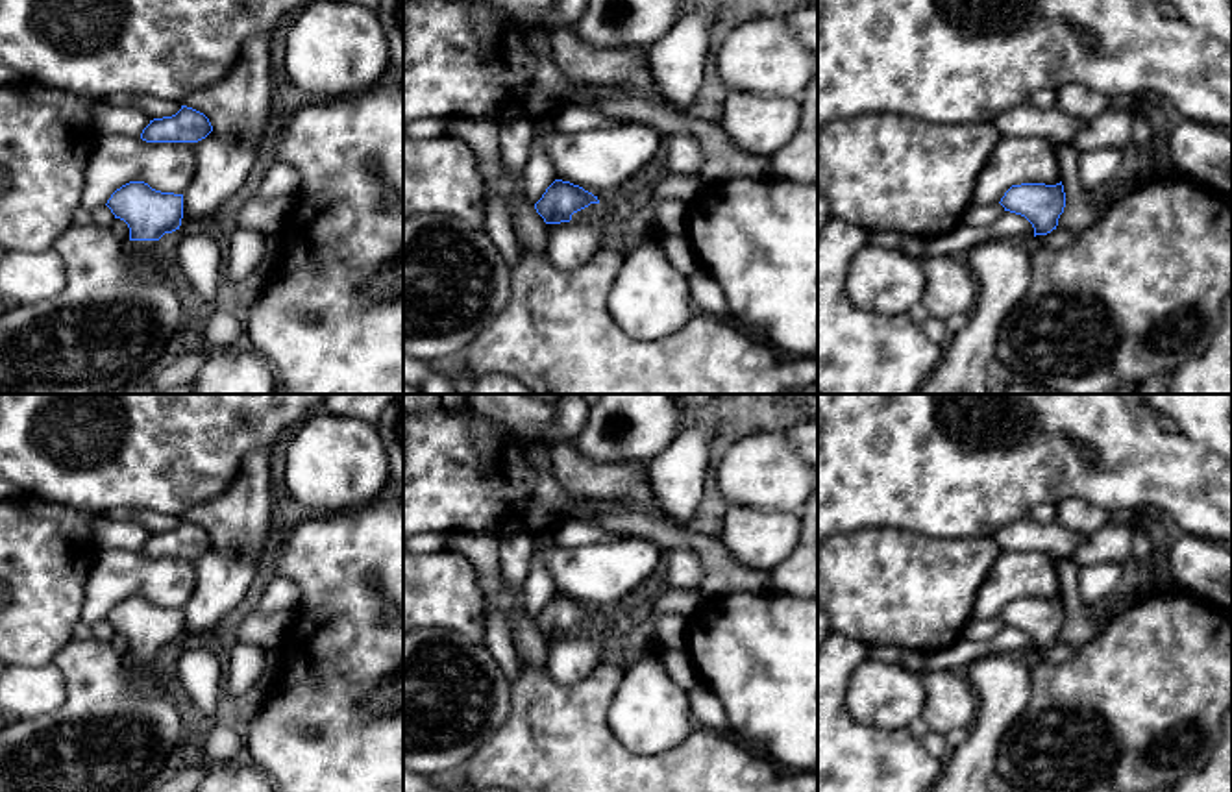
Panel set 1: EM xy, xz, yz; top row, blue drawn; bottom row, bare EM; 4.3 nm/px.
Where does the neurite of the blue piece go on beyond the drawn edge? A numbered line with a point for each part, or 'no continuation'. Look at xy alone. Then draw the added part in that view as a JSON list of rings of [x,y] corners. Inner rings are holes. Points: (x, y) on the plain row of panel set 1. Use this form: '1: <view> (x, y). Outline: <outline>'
1: xy (143, 665). Outline: [[[128,655],[128,661],[133,668],[133,687],[135,688],[150,688],[159,683],[154,674],[154,659],[155,655]]]

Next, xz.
no continuation

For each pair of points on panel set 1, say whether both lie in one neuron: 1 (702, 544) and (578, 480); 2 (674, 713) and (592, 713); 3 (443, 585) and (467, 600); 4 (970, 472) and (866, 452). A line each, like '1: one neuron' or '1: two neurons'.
1: one neuron
2: two neurons
3: one neuron
4: one neuron

